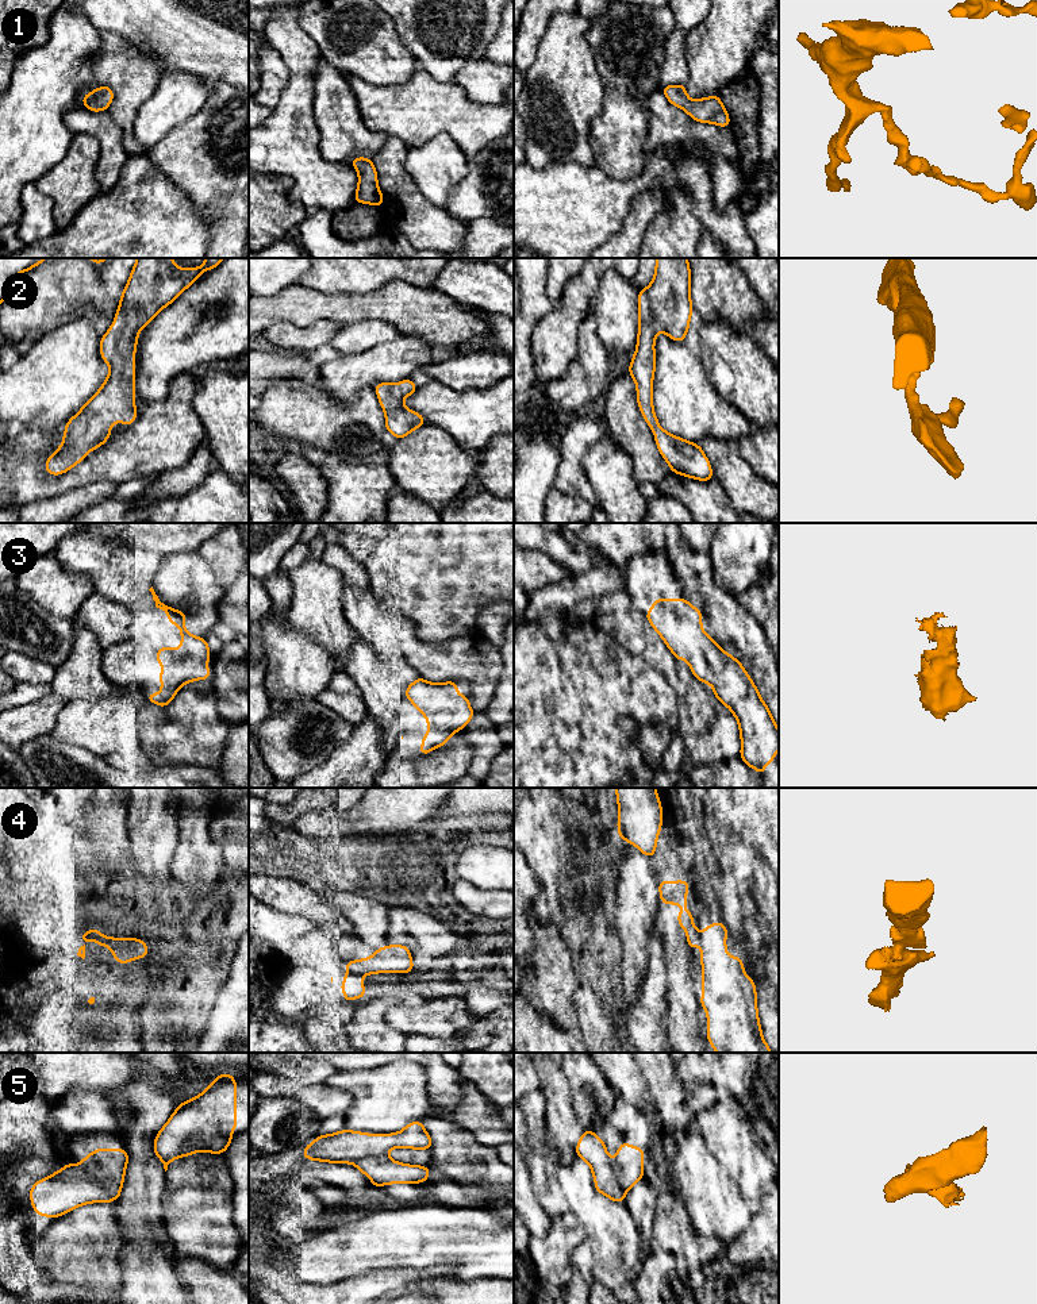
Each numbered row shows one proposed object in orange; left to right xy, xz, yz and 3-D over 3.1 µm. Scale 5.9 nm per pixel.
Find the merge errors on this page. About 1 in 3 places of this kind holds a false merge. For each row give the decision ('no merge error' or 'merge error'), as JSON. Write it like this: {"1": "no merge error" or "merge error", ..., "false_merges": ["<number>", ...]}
{"1": "no merge error", "2": "no merge error", "3": "no merge error", "4": "merge error", "5": "merge error", "false_merges": ["4", "5"]}

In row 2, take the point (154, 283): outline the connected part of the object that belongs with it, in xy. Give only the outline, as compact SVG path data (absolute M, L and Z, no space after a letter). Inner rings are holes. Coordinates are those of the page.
M137 258L127 285L119 301L115 320L100 341L100 355L110 366L110 374L97 391L65 426L62 445L46 459L46 472L59 476L76 466L84 457L104 445L112 435L111 426L123 422L124 427L137 419L135 409L135 347L139 331L146 327L161 309L174 301L206 270L216 268L224 258L206 258L200 268L178 268L172 258Z

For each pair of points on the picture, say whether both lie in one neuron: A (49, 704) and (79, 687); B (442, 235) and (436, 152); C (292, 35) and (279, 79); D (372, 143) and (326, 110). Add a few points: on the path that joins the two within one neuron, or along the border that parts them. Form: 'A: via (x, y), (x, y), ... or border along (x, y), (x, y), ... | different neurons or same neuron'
A: border along (52, 691), (66, 700) | different neurons
B: border along (417, 185), (433, 204), (444, 210) | different neurons
C: border along (269, 45), (288, 72), (283, 93) | different neurons
D: via (361, 142), (337, 120) | same neuron

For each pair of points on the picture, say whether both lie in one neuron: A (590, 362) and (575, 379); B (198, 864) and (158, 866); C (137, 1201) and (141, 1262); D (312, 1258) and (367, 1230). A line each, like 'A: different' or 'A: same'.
A: different
B: different
C: same
D: same

